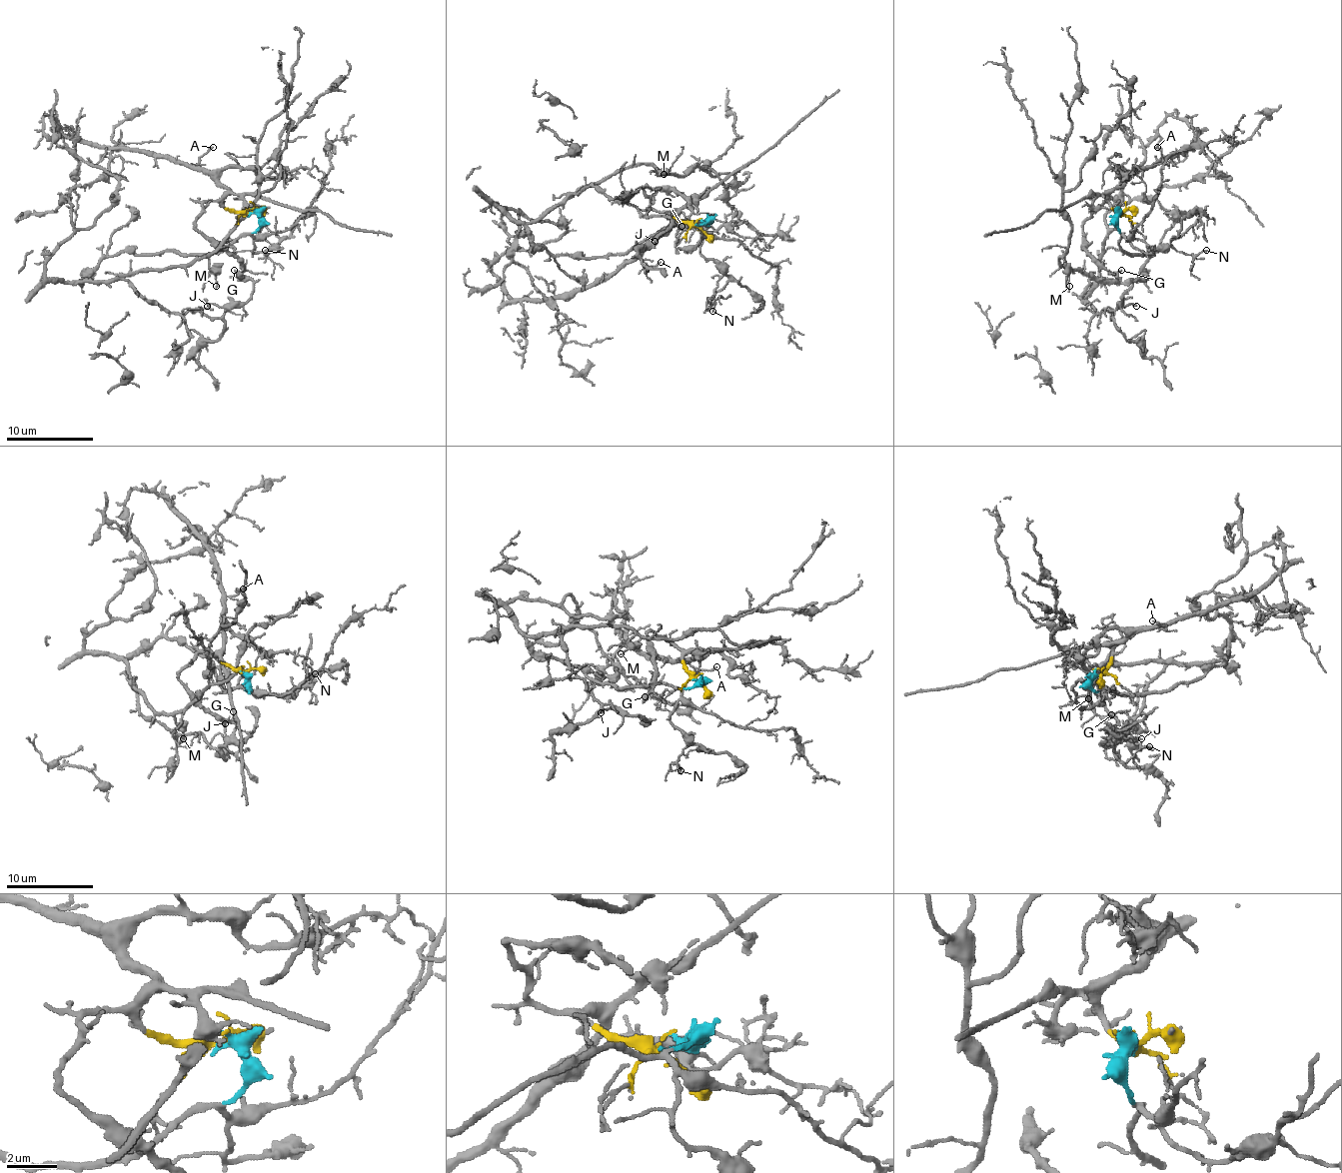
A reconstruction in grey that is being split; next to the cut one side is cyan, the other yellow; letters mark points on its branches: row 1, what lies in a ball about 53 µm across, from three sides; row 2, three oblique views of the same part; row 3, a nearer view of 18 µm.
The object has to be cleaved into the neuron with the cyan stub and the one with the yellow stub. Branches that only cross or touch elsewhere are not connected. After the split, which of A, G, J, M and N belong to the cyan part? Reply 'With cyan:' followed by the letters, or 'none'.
With cyan: J, M, N

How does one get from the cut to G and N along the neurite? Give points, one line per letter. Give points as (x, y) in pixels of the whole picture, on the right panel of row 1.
G: (1115, 208), (1117, 211), (1104, 202), (1082, 226), (1082, 245), (1111, 271), (1121, 269)
N: (1115, 208), (1117, 228), (1139, 250), (1147, 252), (1174, 247), (1193, 256), (1206, 250)

